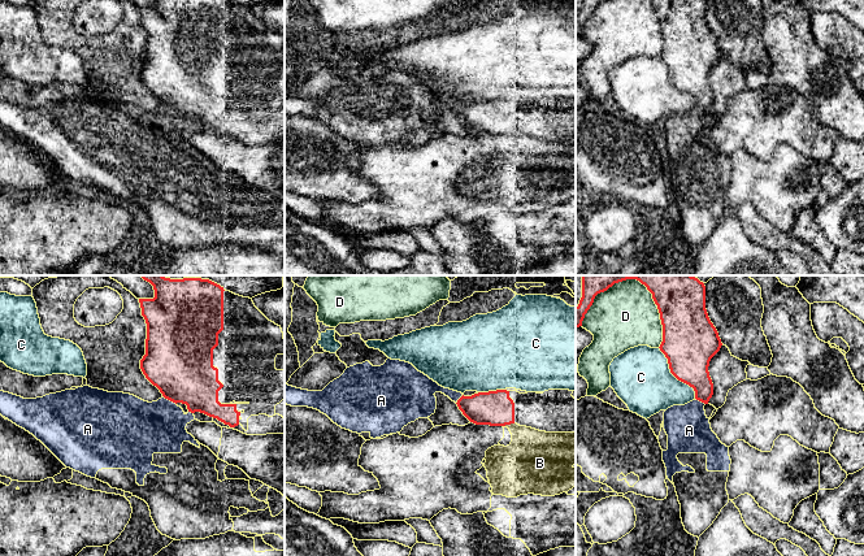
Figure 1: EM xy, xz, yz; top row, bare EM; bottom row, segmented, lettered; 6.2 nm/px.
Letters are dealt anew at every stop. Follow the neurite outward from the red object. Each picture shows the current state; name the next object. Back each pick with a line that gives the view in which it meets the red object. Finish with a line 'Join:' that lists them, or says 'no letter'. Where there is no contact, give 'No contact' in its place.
Join: no letter

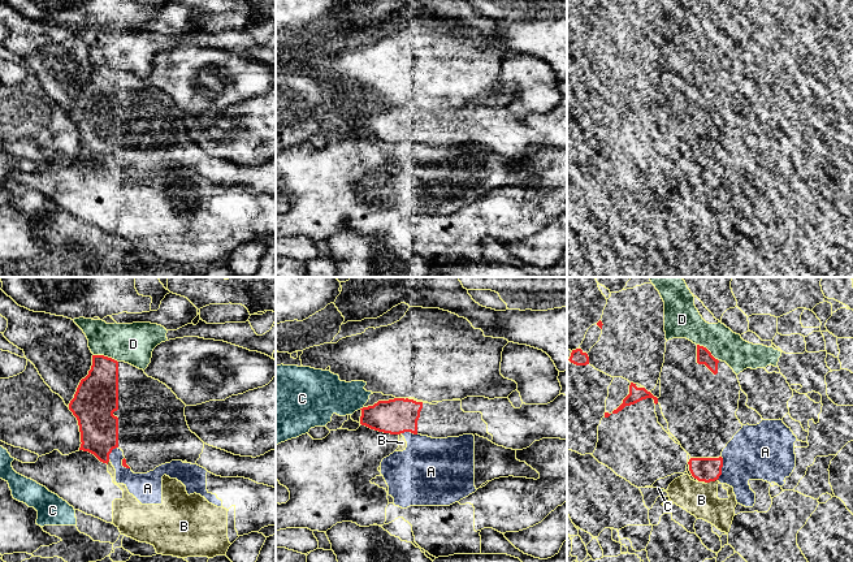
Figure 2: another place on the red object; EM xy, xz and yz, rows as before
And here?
Join: no letter

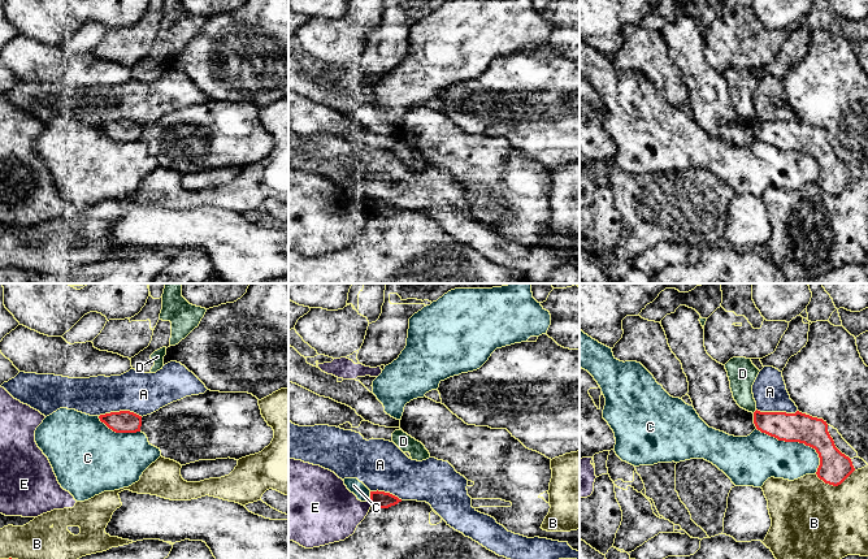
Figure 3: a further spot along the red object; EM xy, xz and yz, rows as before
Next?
Join: no letter

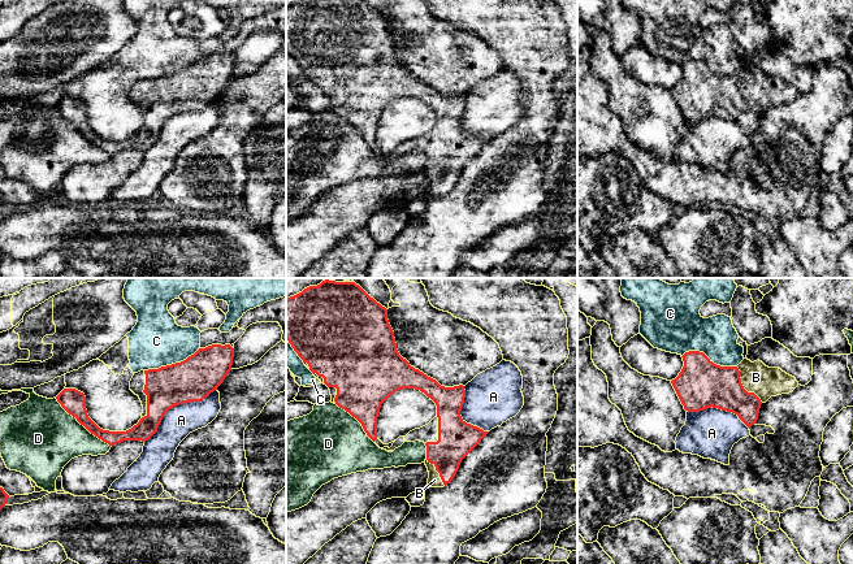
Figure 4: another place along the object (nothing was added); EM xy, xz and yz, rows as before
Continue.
B: Touches red in yz
Join: B

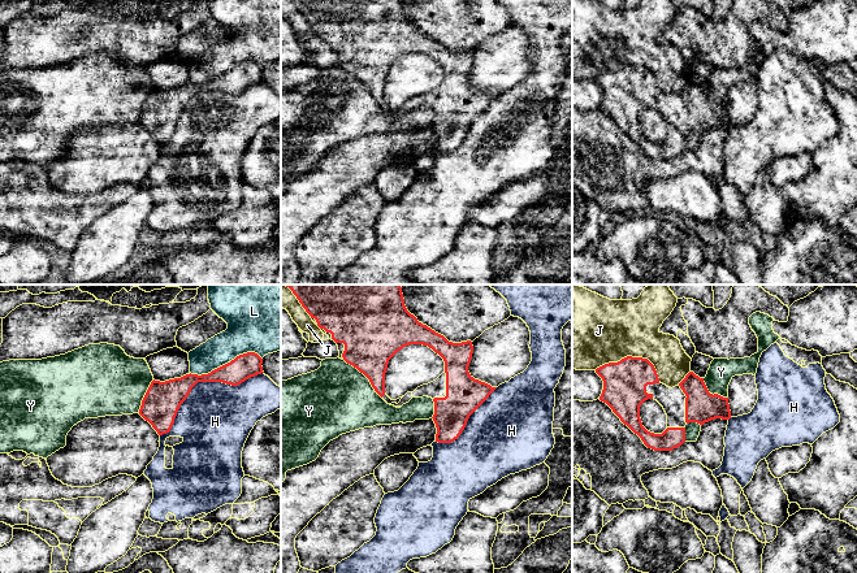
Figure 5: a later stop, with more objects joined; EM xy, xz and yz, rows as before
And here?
Join: no letter

